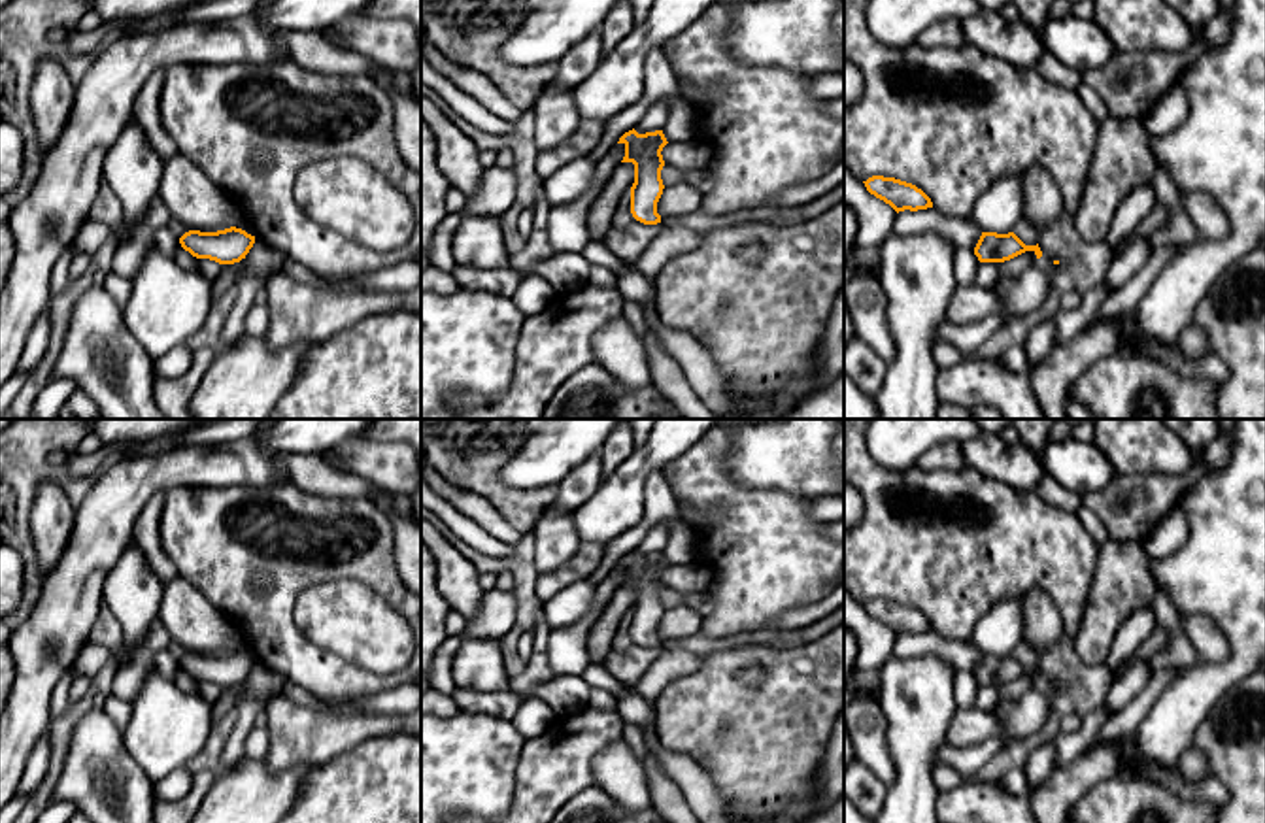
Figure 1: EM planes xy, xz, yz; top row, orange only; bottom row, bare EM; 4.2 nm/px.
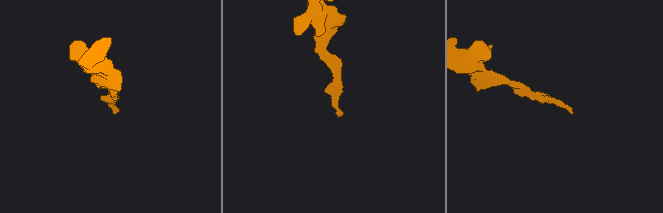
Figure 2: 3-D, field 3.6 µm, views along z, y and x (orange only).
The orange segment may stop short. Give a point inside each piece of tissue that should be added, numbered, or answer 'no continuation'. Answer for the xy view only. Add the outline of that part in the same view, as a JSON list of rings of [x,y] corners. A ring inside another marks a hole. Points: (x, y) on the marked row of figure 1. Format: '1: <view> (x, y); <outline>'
no continuation

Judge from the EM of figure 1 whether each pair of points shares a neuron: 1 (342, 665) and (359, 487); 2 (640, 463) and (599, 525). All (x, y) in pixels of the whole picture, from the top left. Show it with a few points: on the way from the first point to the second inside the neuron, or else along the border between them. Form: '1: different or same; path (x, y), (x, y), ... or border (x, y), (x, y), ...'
1: different; border (316, 493), (365, 499)
2: same; path (629, 478), (610, 510)

